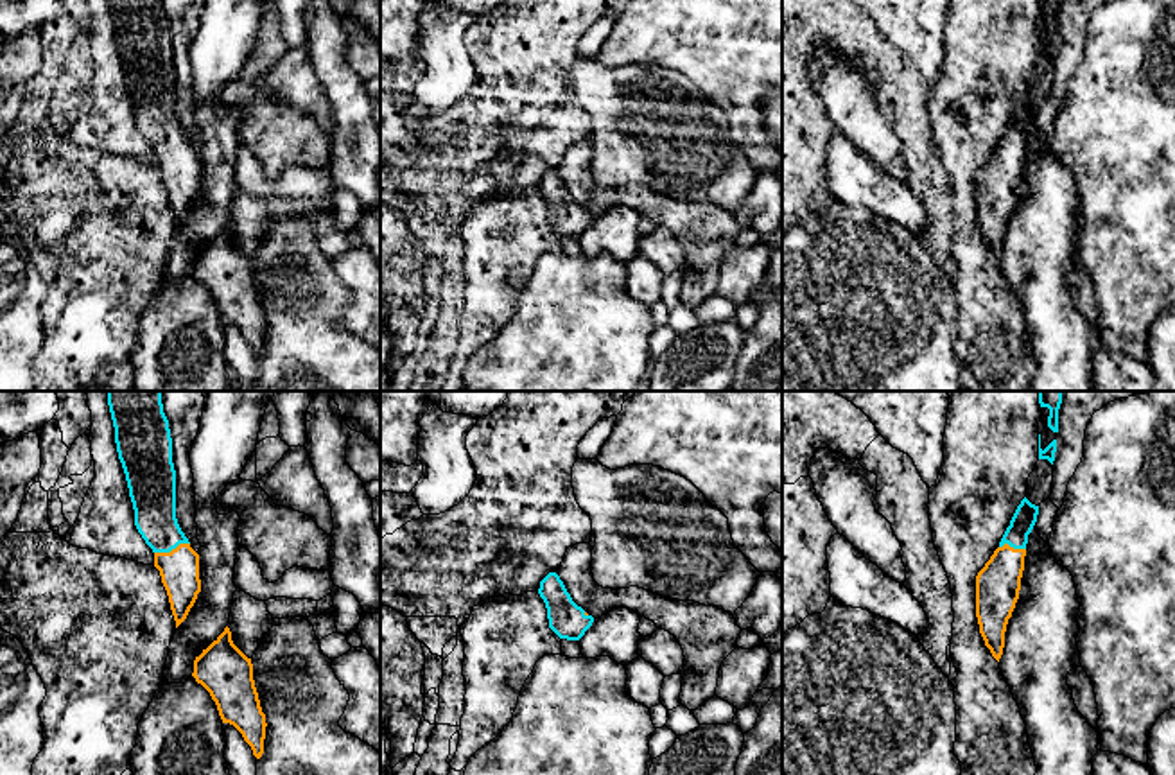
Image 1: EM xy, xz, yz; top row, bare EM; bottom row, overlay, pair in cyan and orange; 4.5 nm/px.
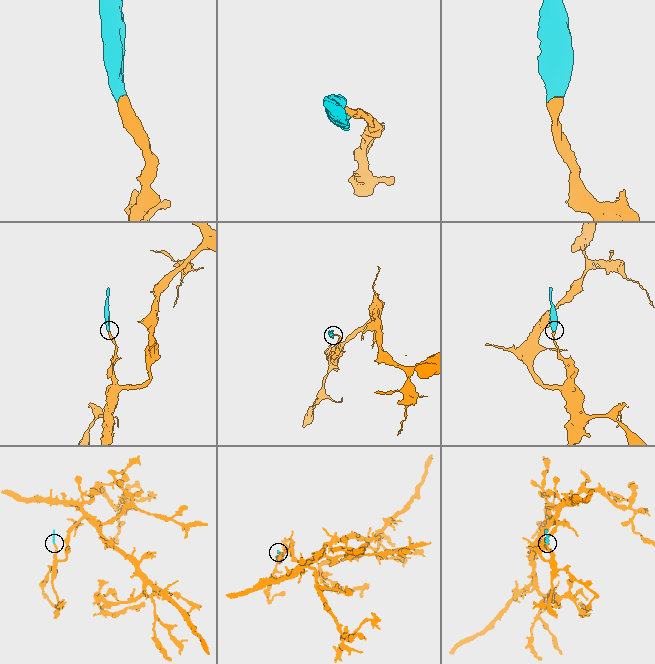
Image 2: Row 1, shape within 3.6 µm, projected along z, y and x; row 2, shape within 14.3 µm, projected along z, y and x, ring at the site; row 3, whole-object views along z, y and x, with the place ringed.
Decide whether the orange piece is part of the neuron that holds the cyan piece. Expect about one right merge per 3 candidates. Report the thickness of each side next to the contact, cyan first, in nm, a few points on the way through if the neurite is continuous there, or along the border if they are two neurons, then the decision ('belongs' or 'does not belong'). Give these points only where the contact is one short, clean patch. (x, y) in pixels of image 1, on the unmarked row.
200/180 nm | across xy (153, 95), (155, 119), (171, 148), (180, 167) | belongs

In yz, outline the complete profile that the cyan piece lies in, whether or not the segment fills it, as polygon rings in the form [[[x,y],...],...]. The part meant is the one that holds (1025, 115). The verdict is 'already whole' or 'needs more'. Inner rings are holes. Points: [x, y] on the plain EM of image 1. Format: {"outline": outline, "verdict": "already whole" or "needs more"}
{"outline": [[[1024,95],[999,145],[976,174],[976,215],[979,231],[997,260],[1003,253],[1008,217],[1019,197],[1028,133],[1037,120],[1037,113],[1039,104]]], "verdict": "needs more"}

